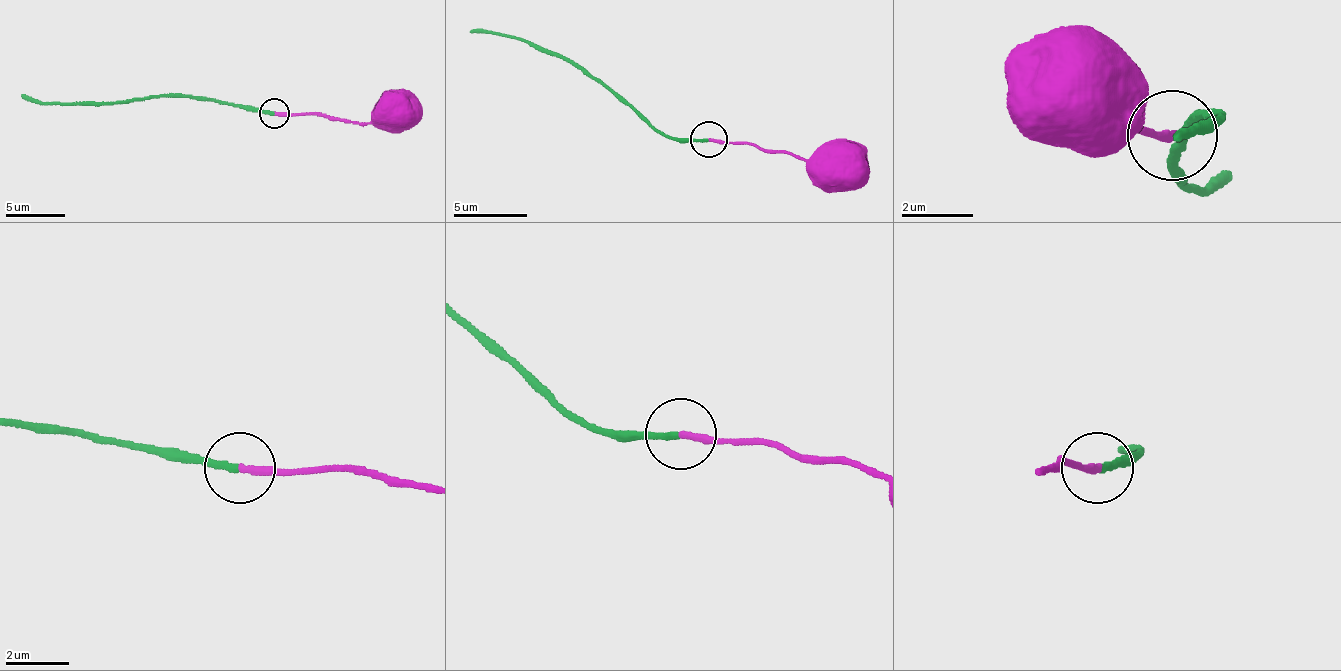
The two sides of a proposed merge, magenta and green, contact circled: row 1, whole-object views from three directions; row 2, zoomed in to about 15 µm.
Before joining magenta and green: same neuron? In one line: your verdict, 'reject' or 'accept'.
accept

